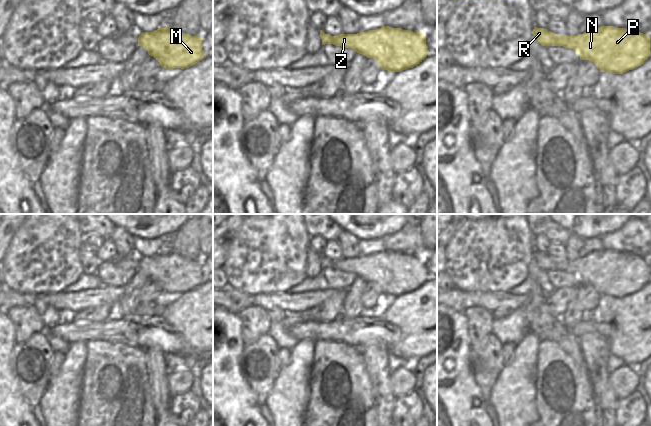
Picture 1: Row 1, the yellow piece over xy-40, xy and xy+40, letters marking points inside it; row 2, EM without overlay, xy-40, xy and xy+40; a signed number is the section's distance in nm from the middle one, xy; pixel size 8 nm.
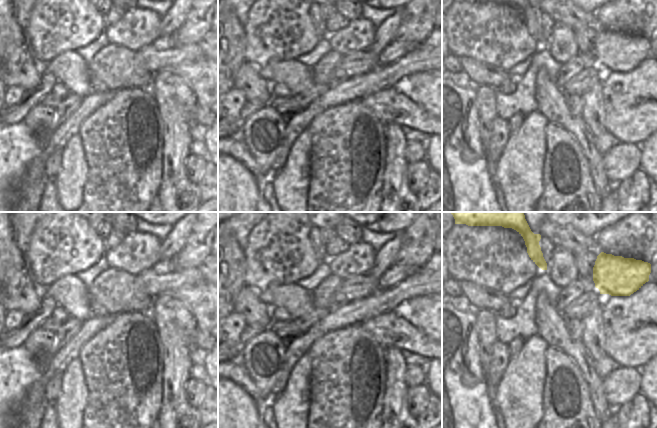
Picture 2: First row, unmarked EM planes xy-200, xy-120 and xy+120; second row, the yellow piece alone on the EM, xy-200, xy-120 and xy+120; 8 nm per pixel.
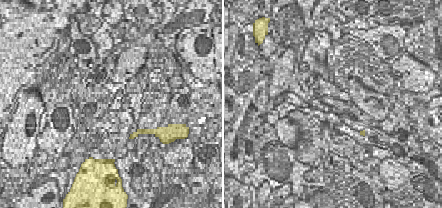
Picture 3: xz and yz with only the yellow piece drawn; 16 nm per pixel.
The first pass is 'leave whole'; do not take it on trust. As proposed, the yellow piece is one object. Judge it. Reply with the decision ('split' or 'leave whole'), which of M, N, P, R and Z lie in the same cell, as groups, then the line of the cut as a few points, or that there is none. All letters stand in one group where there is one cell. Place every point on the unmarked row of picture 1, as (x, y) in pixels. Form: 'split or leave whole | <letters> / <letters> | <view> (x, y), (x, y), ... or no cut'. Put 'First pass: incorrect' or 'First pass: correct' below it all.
leave whole | M N P R Z | no cut
First pass: correct

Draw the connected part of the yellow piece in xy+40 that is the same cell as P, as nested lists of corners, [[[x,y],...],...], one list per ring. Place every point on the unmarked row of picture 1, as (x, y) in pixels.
[[[601,250],[577,260],[559,260],[534,251],[532,258],[542,270],[563,270],[593,286],[600,296],[623,298],[641,290],[650,280],[650,261],[635,254]]]

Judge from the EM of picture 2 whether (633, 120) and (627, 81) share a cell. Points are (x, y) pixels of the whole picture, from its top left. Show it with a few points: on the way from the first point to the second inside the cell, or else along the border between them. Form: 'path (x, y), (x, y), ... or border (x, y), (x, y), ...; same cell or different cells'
path (630, 110), (627, 107), (629, 103), (628, 91); same cell

